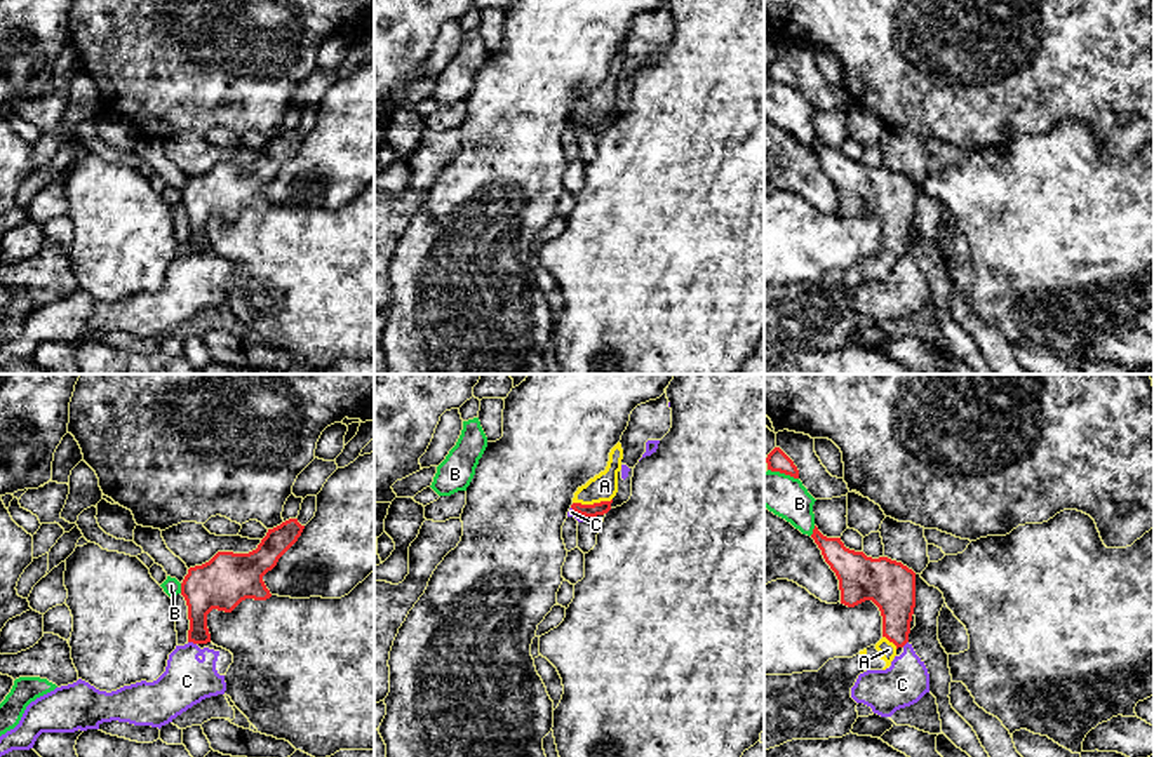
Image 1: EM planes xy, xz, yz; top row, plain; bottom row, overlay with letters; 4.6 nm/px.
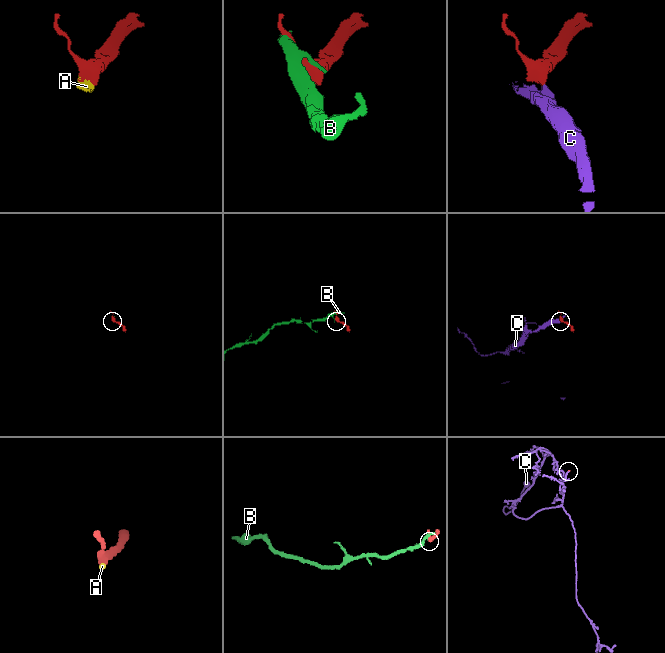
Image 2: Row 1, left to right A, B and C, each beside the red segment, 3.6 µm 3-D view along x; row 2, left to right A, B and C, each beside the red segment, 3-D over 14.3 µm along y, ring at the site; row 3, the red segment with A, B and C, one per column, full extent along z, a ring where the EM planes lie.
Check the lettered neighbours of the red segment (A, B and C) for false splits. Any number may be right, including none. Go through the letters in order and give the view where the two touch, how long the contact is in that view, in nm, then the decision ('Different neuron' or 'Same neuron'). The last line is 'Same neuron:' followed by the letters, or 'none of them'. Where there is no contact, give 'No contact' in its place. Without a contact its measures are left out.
A: Touches red in xz. Shared border 190 nm. Same neuron
B: Touches red in xy. Shared border 50 nm. Different neuron
C: Touches red in xy. Shared border 40 nm. Different neuron
Same neuron: A

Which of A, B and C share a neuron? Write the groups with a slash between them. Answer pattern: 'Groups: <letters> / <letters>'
Groups: A / B / C

